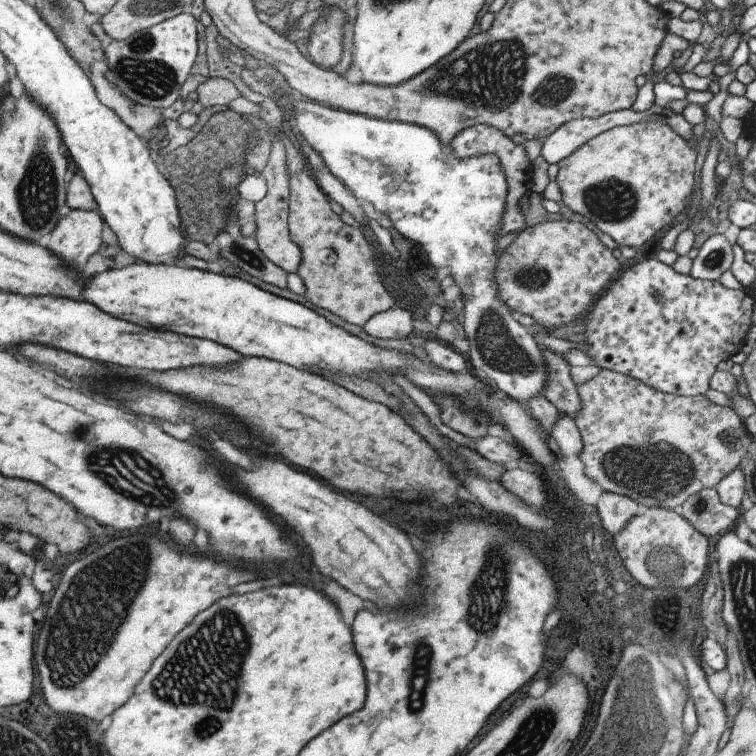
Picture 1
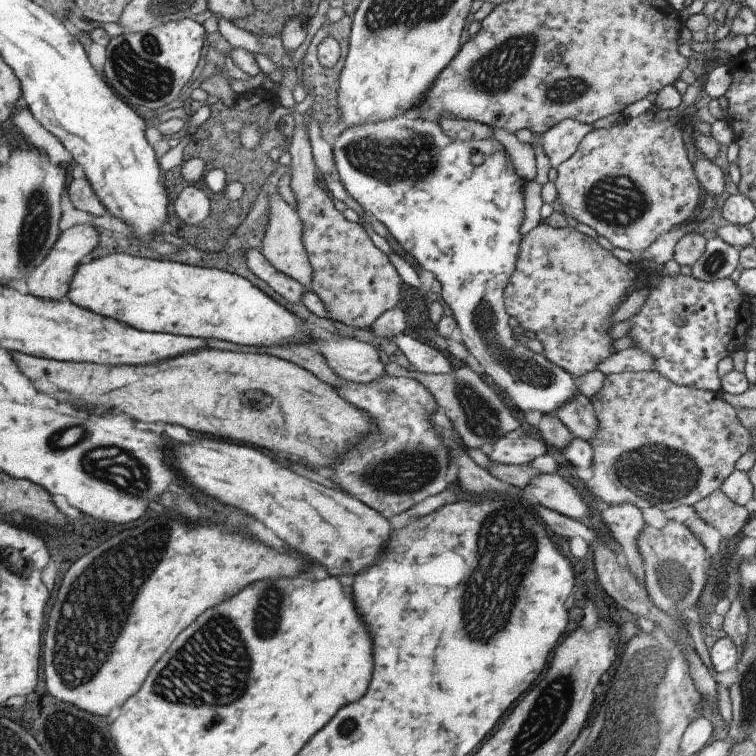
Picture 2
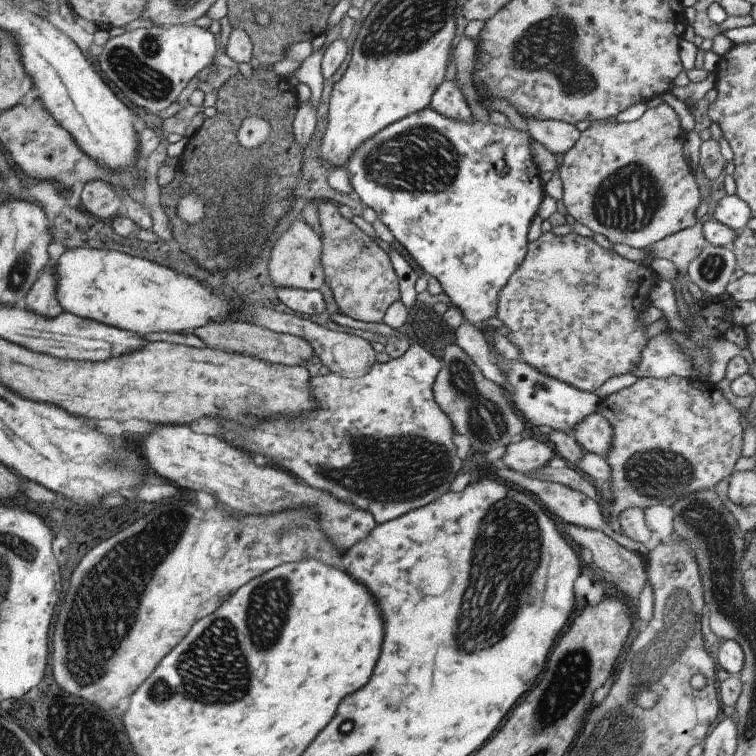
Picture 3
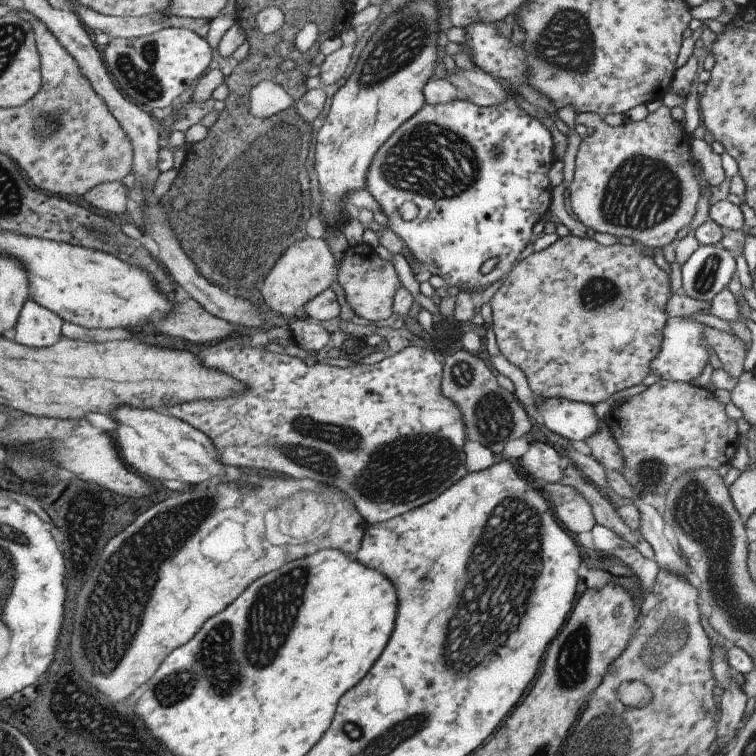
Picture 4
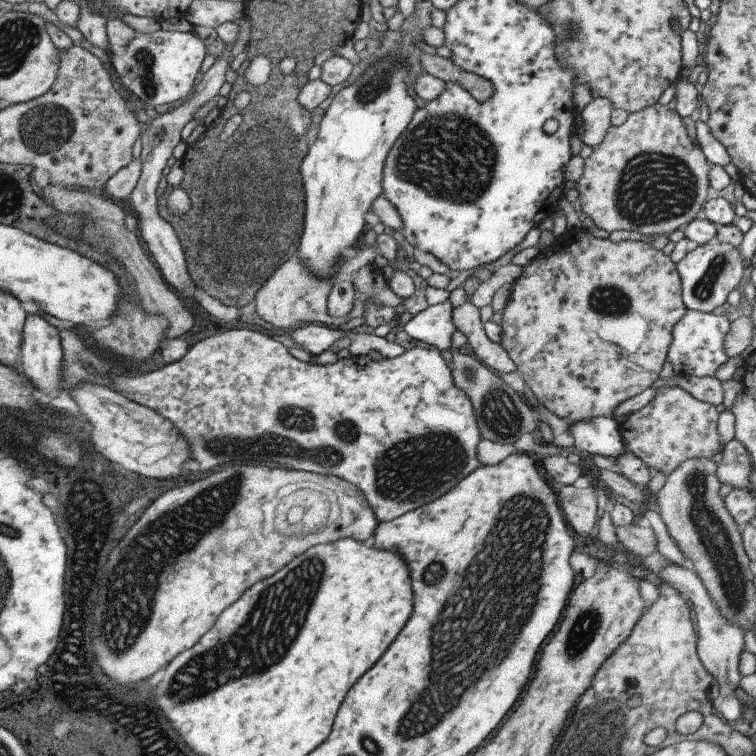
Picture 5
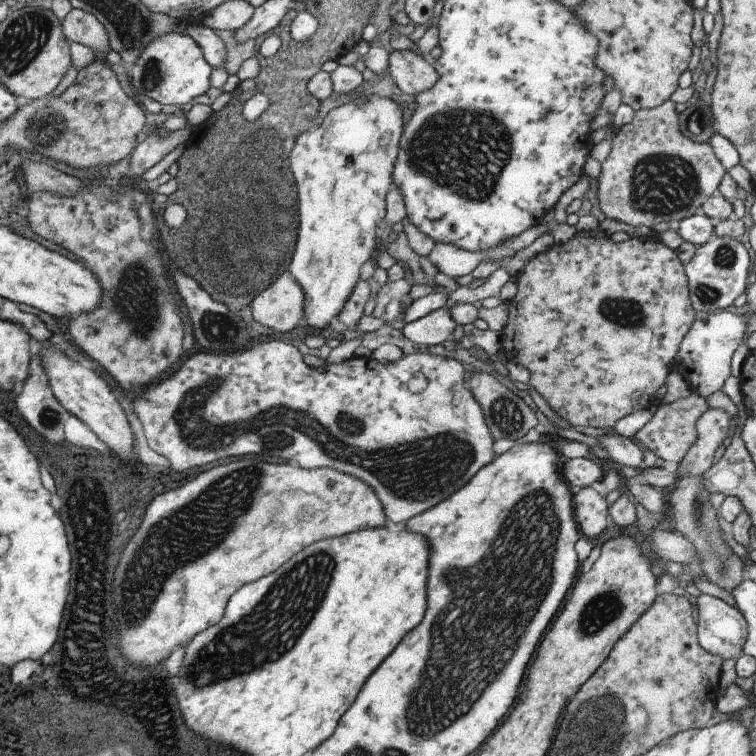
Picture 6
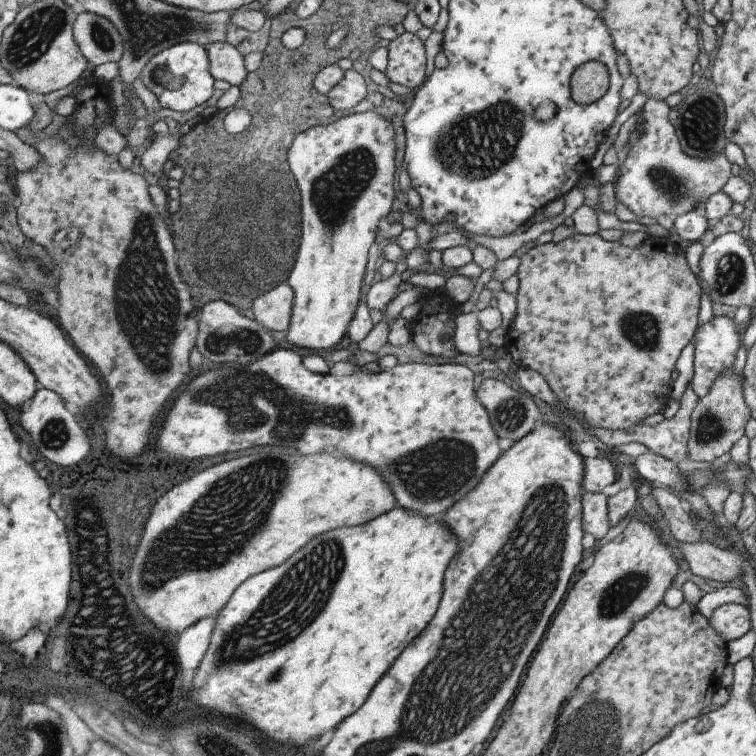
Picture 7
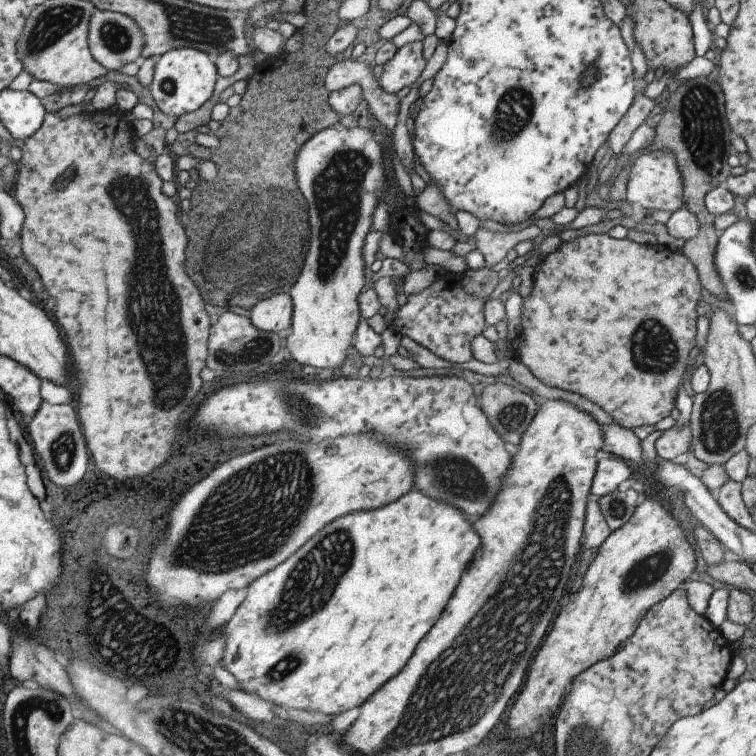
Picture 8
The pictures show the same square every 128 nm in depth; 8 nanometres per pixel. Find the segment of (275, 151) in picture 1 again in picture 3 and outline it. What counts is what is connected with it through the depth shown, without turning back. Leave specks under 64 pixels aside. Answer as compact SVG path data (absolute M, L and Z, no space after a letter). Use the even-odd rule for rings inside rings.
M298 219L288 224L273 241L267 261L271 286L291 287L301 290L317 290L324 282L319 262L320 236L305 221Z

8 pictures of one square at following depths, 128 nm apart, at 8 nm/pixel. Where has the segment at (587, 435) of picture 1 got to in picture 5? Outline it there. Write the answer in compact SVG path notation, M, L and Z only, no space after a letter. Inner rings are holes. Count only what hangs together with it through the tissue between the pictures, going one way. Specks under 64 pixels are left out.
M663 385L661 388L656 389L656 393L653 397L653 399L645 404L645 406L639 408L639 410L635 412L627 413L622 418L621 425L618 424L619 432L622 437L622 443L624 444L624 448L627 449L629 452L632 452L637 458L639 458L640 461L642 461L643 464L645 464L646 468L654 468L655 470L661 472L661 474L664 474L666 477L667 475L670 475L671 472L675 470L681 464L684 460L687 459L716 459L719 455L721 444L719 444L719 434L717 433L716 428L716 422L717 422L717 410L715 407L709 403L705 403L703 401L699 401L689 395L686 391L683 391L680 387L673 386L669 387L667 385Z

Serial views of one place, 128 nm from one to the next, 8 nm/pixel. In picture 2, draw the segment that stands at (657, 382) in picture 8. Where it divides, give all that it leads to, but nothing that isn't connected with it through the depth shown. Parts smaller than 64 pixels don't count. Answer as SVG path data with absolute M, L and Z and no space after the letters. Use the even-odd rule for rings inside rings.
M539 222L533 229L520 236L513 272L502 290L504 309L509 316L513 316L513 318L517 319L519 325L528 331L531 338L535 338L541 342L543 351L545 351L544 357L549 362L556 364L559 368L562 368L564 371L571 374L571 376L579 376L584 372L596 369L596 364L612 353L611 348L609 348L609 342L613 340L610 340L609 336L606 334L607 328L611 326L609 323L609 315L618 308L621 302L623 302L626 294L634 289L633 286L639 284L639 280L637 280L637 272L635 272L635 274L630 273L630 269L631 266L625 266L611 253L611 251L603 249L595 239L577 231L573 227L566 225L562 228L554 228L546 223Z

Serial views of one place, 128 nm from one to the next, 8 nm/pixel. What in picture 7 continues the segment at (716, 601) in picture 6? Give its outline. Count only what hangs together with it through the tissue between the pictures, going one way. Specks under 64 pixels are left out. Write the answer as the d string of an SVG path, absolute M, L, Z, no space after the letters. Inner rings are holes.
M725 603L717 605L707 618L708 623L723 644L741 638L749 630L749 611L747 605Z

